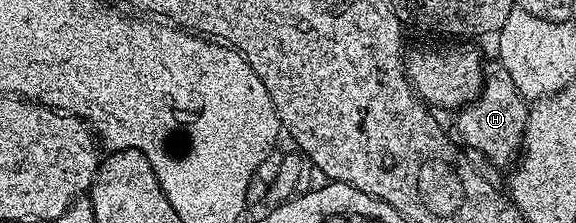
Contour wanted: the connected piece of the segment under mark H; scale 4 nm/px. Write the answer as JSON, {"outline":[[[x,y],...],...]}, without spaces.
{"outline":[[[489,59],[484,65],[484,85],[480,96],[455,113],[456,128],[461,136],[459,139],[465,145],[468,143],[467,147],[473,153],[476,151],[478,155],[485,156],[490,163],[500,168],[506,167],[508,163],[511,165],[524,147],[529,107],[529,101],[525,100],[518,86],[514,86],[514,78],[510,78],[506,66],[502,66],[499,59]]]}

